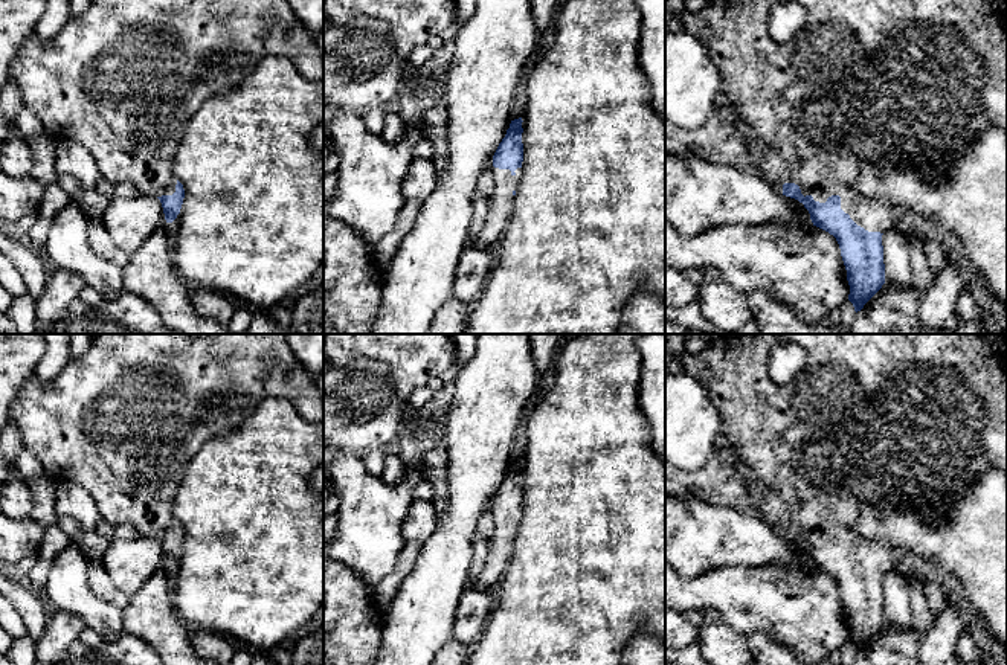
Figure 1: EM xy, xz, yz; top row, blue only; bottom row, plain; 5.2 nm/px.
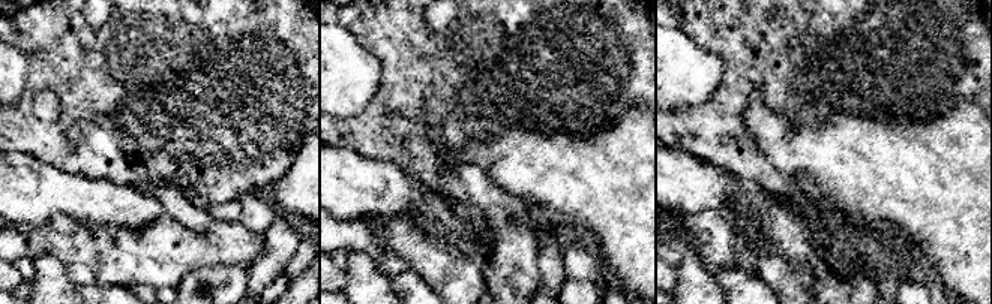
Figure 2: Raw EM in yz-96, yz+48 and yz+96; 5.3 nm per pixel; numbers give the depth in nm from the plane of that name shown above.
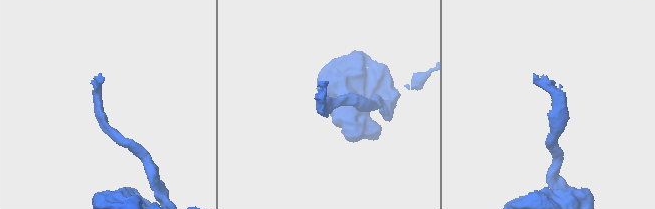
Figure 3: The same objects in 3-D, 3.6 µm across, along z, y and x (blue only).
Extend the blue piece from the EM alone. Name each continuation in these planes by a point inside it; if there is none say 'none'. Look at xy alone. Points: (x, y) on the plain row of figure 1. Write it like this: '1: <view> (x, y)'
1: xy (124, 420)

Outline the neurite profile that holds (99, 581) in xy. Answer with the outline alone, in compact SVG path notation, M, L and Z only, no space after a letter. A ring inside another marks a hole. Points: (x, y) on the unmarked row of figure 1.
M87 558L88 586L104 601L124 609L128 596L122 593L110 580L101 560Z

